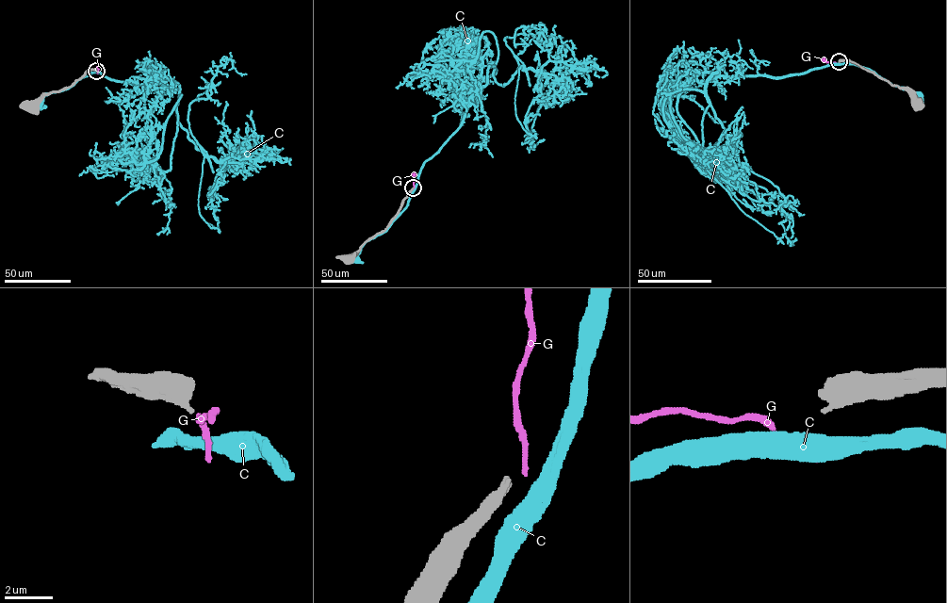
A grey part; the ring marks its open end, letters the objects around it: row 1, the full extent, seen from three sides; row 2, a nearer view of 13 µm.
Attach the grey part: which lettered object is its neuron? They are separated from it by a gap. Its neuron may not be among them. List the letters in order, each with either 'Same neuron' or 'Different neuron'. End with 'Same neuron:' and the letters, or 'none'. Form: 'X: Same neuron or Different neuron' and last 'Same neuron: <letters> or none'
C: Different neuron
G: Different neuron
Same neuron: none

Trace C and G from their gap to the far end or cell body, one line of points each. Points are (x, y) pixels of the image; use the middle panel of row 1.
C: (415, 187), (407, 206), (383, 232), (363, 245), (355, 259)
G: (414, 187), (413, 174)

